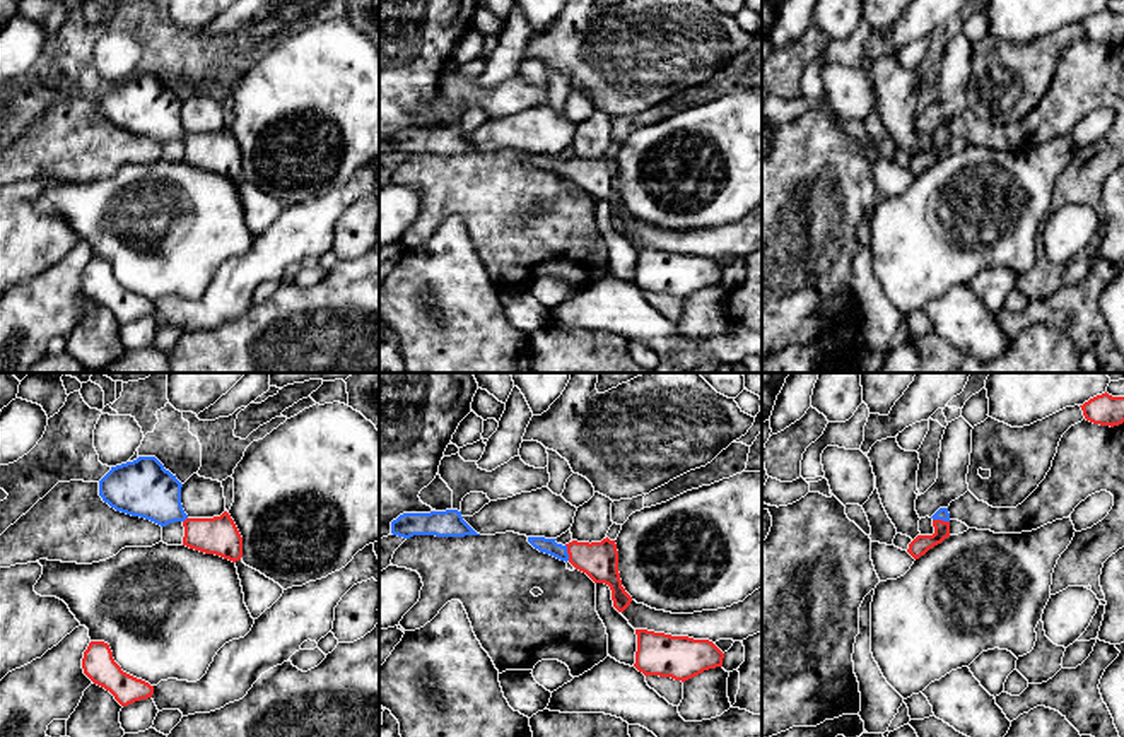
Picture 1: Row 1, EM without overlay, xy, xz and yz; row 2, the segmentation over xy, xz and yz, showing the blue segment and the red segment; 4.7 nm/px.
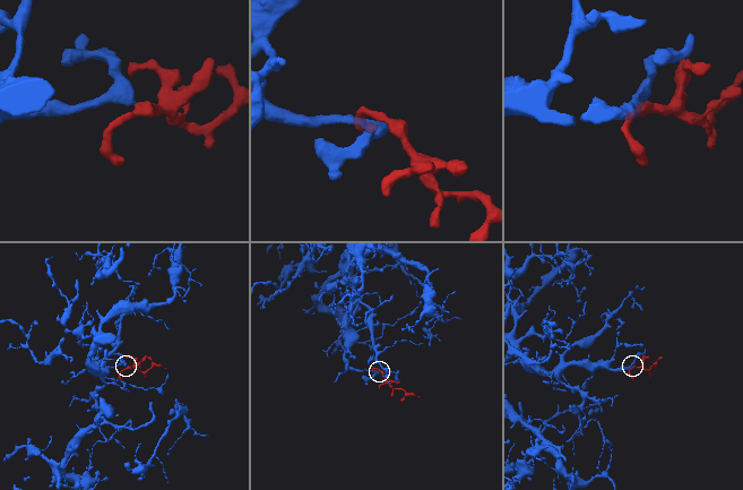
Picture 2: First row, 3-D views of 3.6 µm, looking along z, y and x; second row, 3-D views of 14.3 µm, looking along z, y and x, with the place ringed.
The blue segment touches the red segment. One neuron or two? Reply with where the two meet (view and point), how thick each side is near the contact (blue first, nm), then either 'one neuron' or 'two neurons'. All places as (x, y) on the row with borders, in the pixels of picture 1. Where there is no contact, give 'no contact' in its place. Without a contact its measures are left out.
yz (942, 518) | 60/90 nm | one neuron

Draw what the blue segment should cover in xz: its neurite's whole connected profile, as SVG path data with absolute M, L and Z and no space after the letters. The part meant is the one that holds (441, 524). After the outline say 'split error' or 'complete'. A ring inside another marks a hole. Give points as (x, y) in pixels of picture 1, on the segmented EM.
M458 510L430 513L403 513L391 522L391 534L410 539L413 535L465 537L477 534Z; complete

